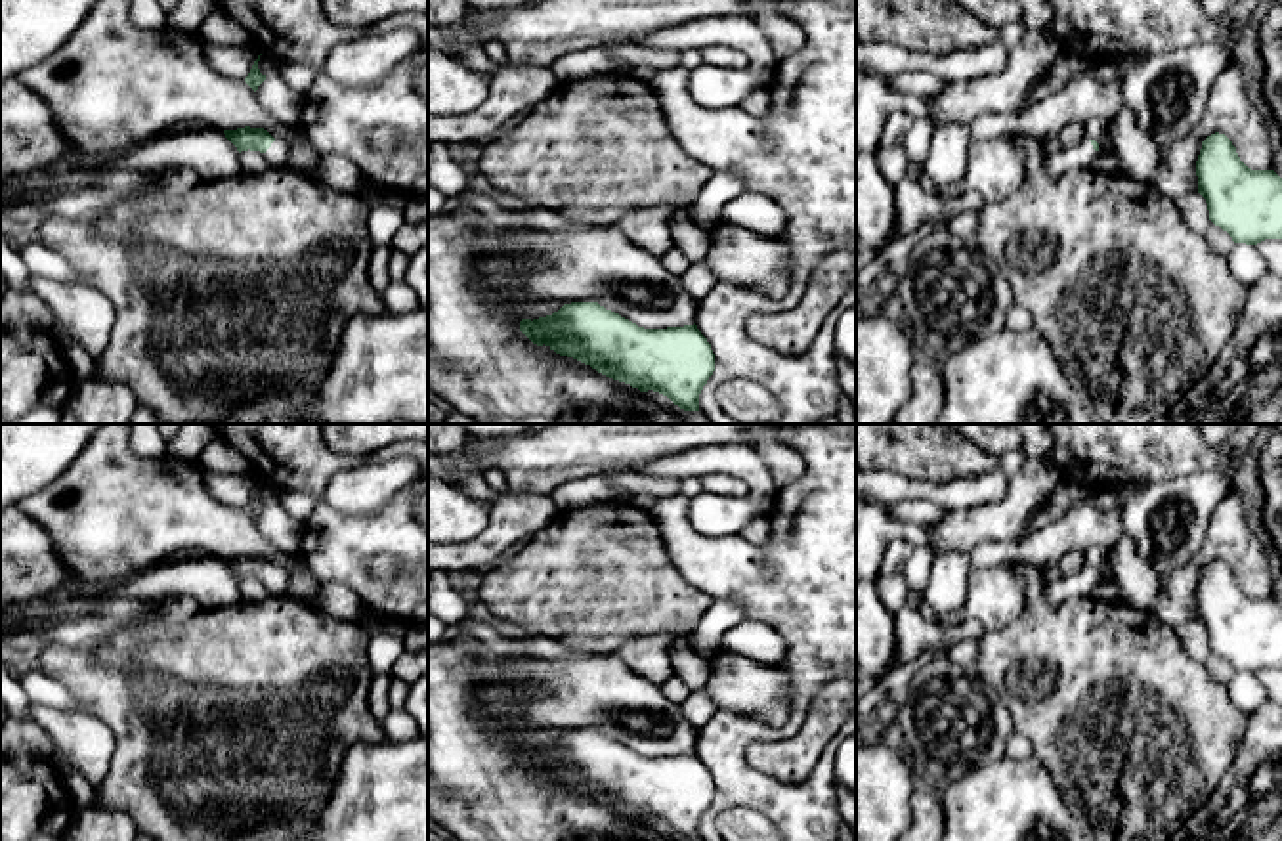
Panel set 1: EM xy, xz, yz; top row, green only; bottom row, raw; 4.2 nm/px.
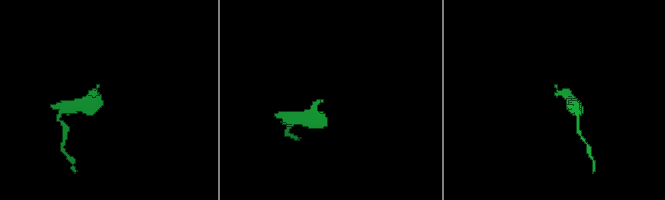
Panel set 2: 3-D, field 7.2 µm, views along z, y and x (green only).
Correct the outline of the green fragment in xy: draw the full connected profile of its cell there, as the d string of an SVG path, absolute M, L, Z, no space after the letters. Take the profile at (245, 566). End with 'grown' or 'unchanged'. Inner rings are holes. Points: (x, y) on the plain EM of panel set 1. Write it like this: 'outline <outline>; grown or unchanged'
outline M237 556L224 558L225 566L237 575L237 579L260 579L264 581L275 596L287 594L287 573L273 566L264 556Z; grown

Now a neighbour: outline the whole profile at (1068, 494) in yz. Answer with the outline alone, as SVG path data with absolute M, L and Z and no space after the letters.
M1062 480L1060 485L1053 491L1045 508L1024 526L1018 539L1026 539L1032 533L1047 528L1051 522L1057 522L1068 510L1072 510L1076 505L1079 505L1081 501L1089 501L1091 497L1093 497L1093 493L1087 487L1083 487L1072 480Z

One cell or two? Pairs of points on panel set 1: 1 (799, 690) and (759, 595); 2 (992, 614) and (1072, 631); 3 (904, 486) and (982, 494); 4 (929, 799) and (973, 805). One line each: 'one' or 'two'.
1: one
2: two
3: one
4: two

